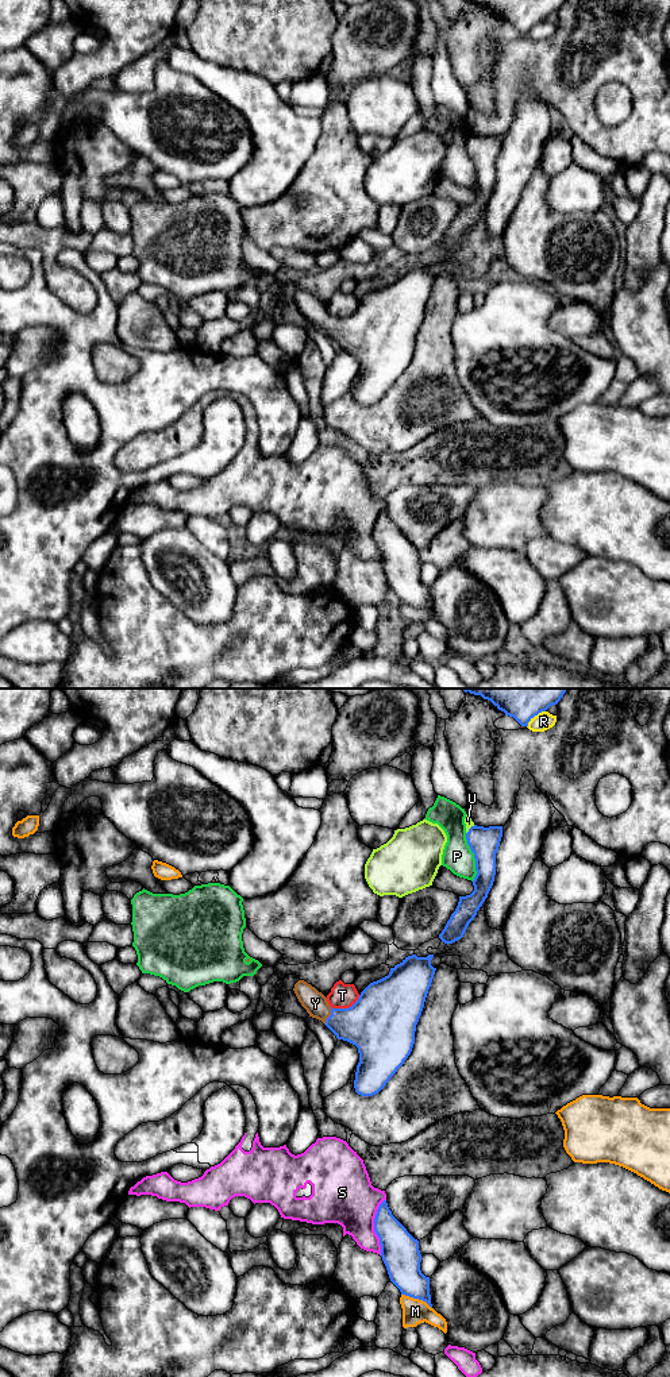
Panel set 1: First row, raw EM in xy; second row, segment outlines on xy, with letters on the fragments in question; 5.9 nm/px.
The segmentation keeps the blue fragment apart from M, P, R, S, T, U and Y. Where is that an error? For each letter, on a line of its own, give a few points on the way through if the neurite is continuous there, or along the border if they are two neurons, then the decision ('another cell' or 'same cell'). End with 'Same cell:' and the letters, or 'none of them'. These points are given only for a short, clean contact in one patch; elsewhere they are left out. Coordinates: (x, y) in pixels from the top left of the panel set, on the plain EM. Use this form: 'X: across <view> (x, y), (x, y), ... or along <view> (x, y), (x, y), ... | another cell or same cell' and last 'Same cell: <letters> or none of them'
M: another cell
P: another cell
R: another cell
S: another cell
T: another cell
U: another cell
Y: across xy (370, 332), (345, 332), (330, 324), (315, 312) | same cell
Same cell: Y

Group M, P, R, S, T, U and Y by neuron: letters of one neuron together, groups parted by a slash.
M / P / R / S / T / U / Y

